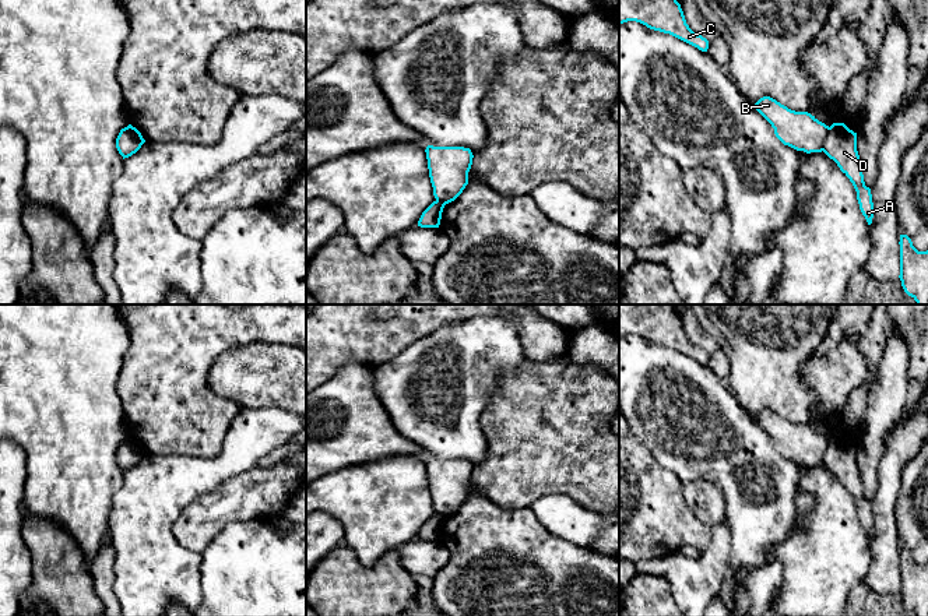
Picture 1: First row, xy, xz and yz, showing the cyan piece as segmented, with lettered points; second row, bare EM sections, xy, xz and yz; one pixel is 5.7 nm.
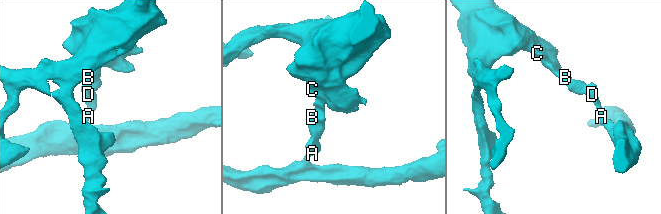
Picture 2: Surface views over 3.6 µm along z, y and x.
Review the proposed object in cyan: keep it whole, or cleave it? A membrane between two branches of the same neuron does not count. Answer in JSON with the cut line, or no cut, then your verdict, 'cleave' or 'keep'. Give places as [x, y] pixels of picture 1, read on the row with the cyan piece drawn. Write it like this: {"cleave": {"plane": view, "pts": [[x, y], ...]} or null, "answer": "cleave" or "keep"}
{"cleave": {"plane": "yz", "pts": [[829, 127], [822, 150]]}, "answer": "cleave"}

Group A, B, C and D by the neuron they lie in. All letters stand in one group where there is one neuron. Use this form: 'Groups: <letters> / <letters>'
Groups: A D / B C

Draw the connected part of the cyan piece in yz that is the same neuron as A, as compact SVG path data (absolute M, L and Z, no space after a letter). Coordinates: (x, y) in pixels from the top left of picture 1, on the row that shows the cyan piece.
M833 123L829 127L823 152L837 163L840 170L853 183L857 191L860 210L868 225L871 225L875 210L871 189L865 186L861 170L860 155L857 151L857 133L850 130L844 123Z

